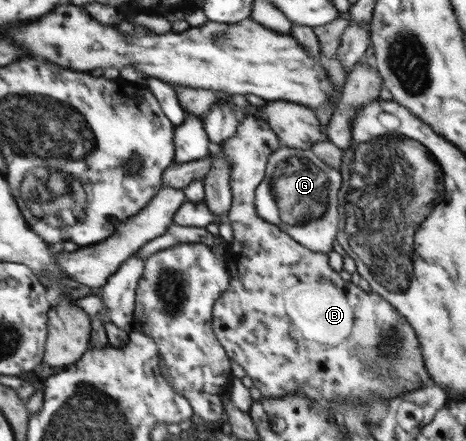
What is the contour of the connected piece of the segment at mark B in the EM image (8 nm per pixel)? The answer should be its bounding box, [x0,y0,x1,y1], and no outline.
[211,116,432,425]

